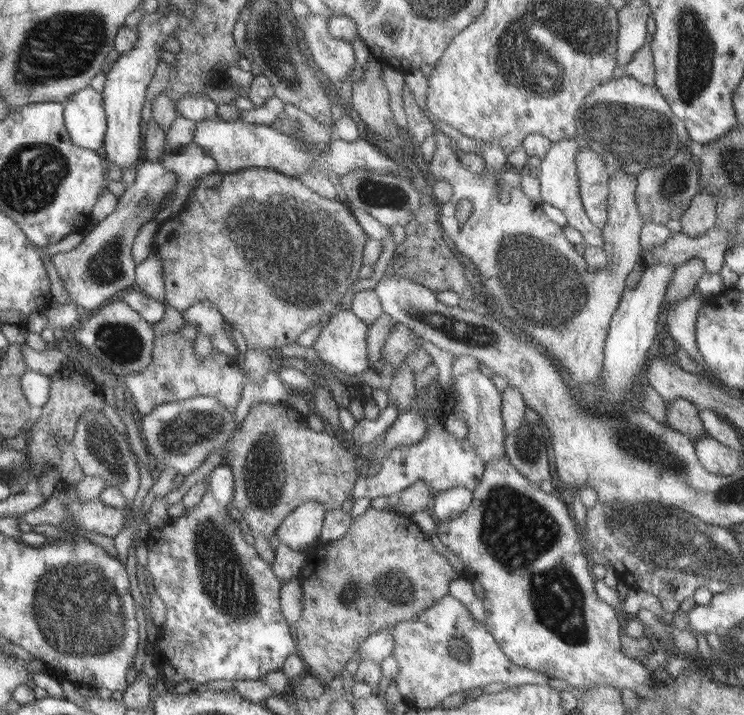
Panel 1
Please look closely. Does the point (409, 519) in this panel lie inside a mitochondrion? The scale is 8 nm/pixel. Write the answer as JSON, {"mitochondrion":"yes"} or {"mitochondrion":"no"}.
{"mitochondrion":"no"}

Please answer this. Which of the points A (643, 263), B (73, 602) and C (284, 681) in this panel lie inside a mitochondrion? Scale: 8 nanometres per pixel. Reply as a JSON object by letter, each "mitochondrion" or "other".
{"A":"other","B":"mitochondrion","C":"other"}

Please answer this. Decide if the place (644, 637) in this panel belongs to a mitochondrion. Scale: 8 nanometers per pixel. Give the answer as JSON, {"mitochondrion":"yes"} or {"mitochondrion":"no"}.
{"mitochondrion":"no"}

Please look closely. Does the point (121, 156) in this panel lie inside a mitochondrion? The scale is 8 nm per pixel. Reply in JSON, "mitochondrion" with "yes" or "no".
{"mitochondrion":"no"}

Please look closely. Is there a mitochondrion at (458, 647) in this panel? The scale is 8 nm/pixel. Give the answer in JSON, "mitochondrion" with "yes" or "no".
{"mitochondrion":"yes"}

